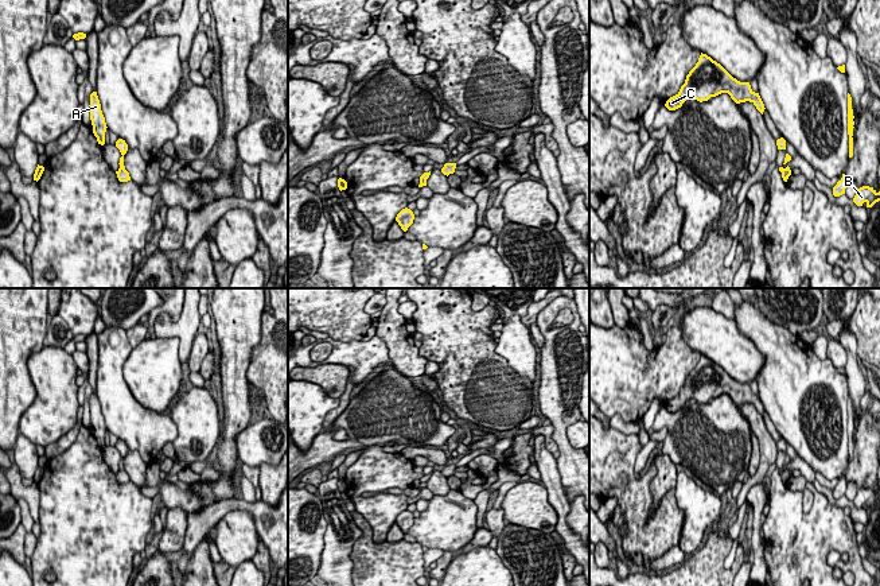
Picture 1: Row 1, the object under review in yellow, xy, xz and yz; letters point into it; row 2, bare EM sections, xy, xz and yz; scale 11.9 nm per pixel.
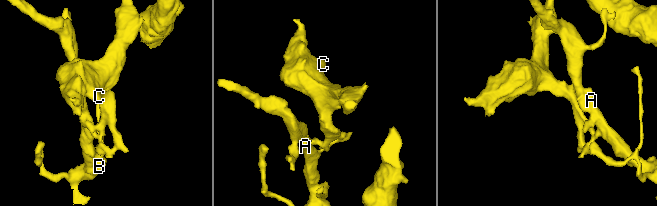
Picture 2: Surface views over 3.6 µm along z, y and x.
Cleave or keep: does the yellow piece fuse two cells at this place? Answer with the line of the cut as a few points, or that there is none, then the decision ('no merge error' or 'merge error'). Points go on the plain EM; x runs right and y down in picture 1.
xy (104, 439), (97, 442) | merge error

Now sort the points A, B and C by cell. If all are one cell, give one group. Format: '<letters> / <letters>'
A B / C

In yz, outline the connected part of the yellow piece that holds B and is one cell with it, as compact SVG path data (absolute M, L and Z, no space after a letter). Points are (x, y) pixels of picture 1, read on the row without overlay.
M863 488L857 490L853 504L857 508L863 508L867 505L867 509L872 509L876 504L880 502L880 493L877 494L873 489Z

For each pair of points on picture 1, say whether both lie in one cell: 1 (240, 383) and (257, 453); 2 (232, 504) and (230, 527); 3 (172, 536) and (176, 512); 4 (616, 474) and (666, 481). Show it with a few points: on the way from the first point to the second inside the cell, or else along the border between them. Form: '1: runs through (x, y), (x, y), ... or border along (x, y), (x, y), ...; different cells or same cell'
1: border along (248, 426), (236, 438), (237, 456); different cells
2: border along (214, 526), (229, 512), (245, 509), (257, 530); different cells
3: runs through (175, 531), (176, 517); same cell
4: border along (653, 460), (650, 493), (655, 509); different cells

